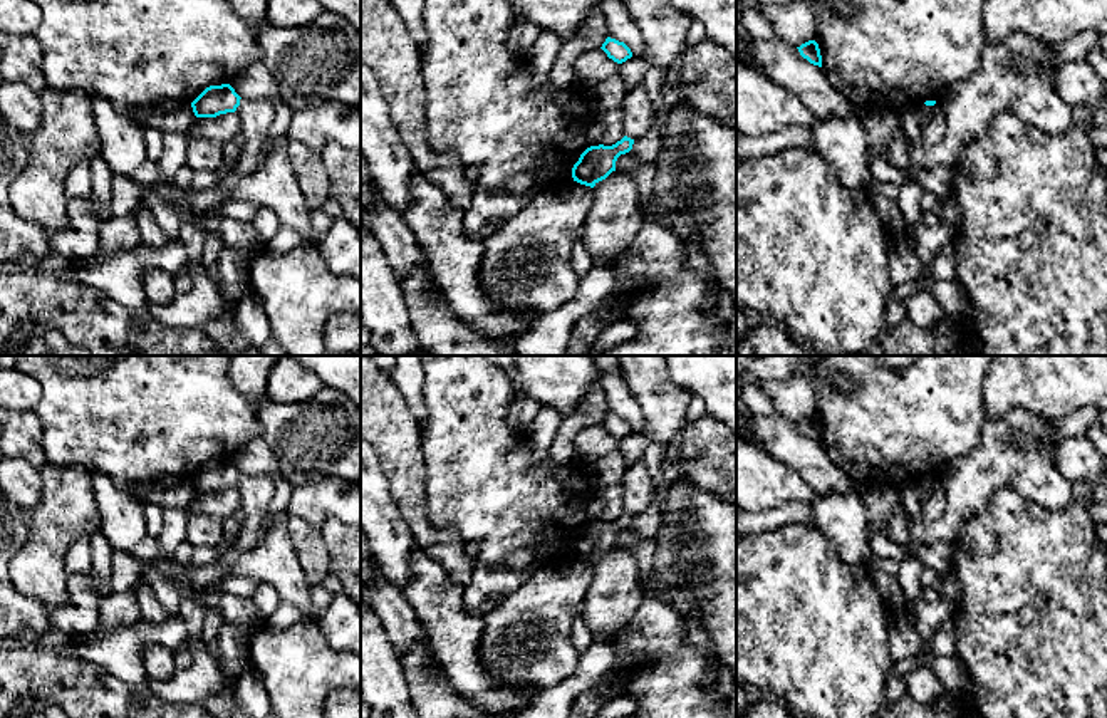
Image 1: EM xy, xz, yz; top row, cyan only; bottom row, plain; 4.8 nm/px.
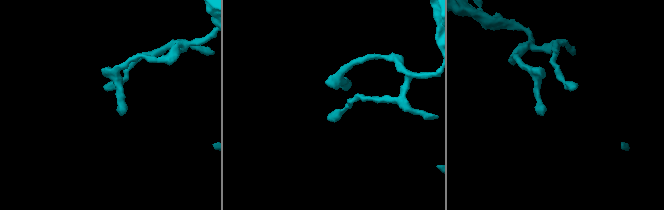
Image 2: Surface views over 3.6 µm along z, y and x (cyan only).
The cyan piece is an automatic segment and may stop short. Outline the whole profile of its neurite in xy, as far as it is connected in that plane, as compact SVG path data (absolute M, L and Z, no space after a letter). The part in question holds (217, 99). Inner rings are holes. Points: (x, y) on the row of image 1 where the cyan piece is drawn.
M230 84L210 86L191 102L191 107L196 117L216 117L235 112L240 99Z

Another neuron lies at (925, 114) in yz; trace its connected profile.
M936 101L934 106L926 106L924 102L917 104L914 109L919 127L929 124L938 114L943 112L939 102Z

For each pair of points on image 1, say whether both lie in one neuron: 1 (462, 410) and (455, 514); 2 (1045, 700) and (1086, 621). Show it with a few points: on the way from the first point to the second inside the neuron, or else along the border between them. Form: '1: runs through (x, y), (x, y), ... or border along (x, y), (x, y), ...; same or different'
1: runs through (458, 435), (458, 489); same
2: runs through (1065, 680), (1086, 660), (1086, 641); same

